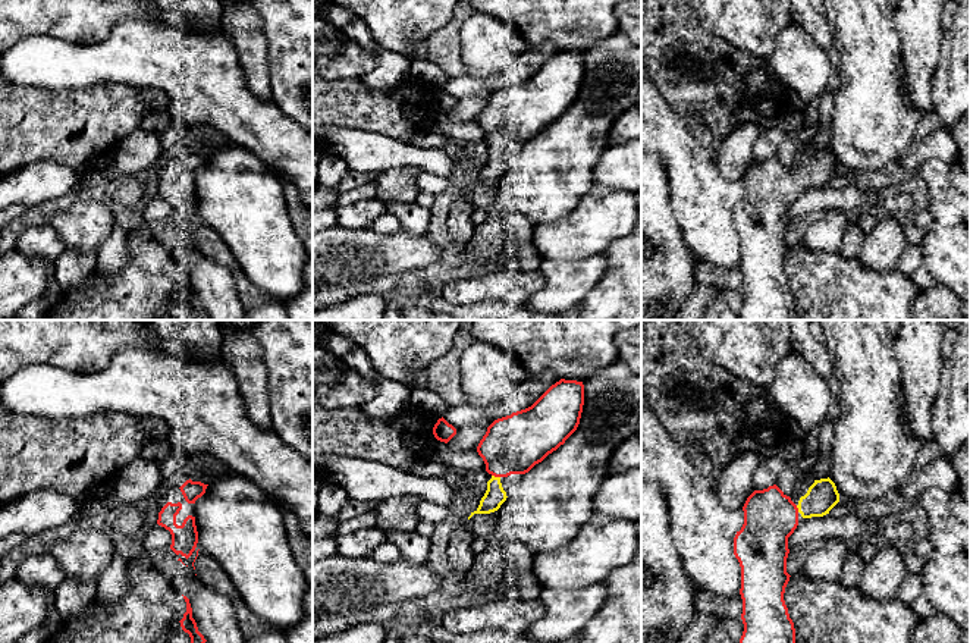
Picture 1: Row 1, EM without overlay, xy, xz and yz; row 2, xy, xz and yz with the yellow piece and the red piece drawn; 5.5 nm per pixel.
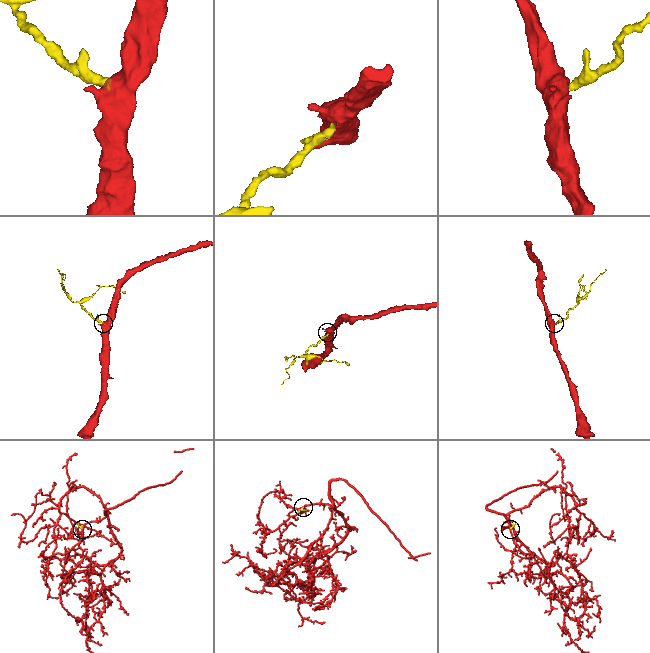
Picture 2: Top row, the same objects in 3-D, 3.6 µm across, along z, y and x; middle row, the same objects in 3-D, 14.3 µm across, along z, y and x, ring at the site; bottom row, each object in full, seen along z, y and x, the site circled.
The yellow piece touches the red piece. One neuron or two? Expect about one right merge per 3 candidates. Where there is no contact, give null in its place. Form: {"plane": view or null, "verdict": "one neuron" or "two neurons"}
{"plane": "xz", "verdict": "one neuron"}

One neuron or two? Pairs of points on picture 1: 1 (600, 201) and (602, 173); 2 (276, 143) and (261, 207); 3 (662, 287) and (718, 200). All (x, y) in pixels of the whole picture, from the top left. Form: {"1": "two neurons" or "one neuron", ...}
{"1": "two neurons", "2": "two neurons", "3": "two neurons"}

